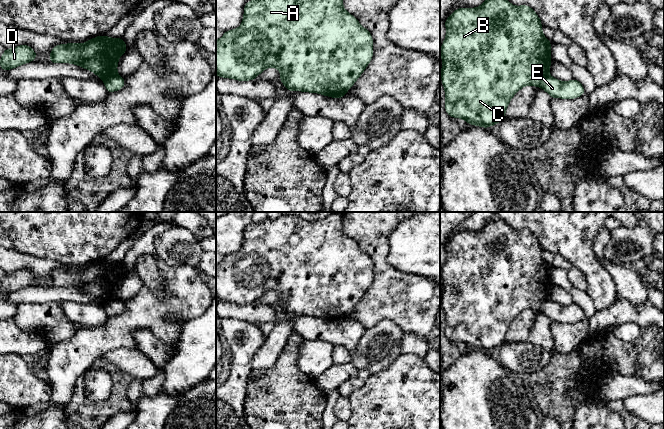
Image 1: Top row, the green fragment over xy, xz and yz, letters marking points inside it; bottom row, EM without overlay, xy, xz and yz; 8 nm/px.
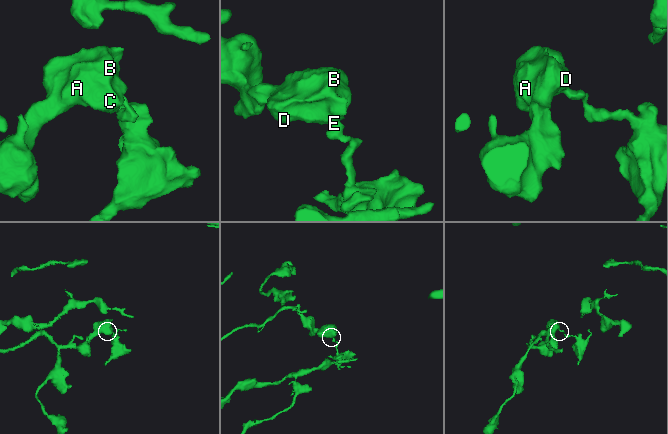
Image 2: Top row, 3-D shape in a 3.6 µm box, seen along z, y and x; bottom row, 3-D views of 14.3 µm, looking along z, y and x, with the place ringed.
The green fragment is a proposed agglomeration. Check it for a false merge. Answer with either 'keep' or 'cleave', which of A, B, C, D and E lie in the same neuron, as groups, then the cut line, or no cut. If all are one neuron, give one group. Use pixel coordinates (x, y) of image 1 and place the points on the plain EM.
cleave | A B C D / E | xy (117, 298), (104, 305)

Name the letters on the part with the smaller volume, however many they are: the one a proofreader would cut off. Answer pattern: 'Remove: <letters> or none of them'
Remove: E

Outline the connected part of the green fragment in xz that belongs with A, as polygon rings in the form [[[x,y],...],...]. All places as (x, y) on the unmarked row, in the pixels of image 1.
[[[334,213],[316,221],[306,221],[297,215],[282,214],[274,220],[266,219],[260,223],[252,223],[247,226],[244,230],[244,240],[241,250],[234,254],[225,255],[223,261],[216,264],[216,299],[238,305],[249,305],[255,303],[266,292],[275,291],[280,295],[280,305],[285,309],[287,314],[319,317],[328,321],[335,321],[342,316],[347,316],[353,310],[371,285],[372,280],[372,260],[367,253],[360,249],[357,242],[343,232],[341,213]]]

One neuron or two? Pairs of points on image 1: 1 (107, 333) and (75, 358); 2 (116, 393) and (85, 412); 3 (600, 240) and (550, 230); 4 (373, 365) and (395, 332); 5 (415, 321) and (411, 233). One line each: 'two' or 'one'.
1: one
2: one
3: two
4: one
5: two

